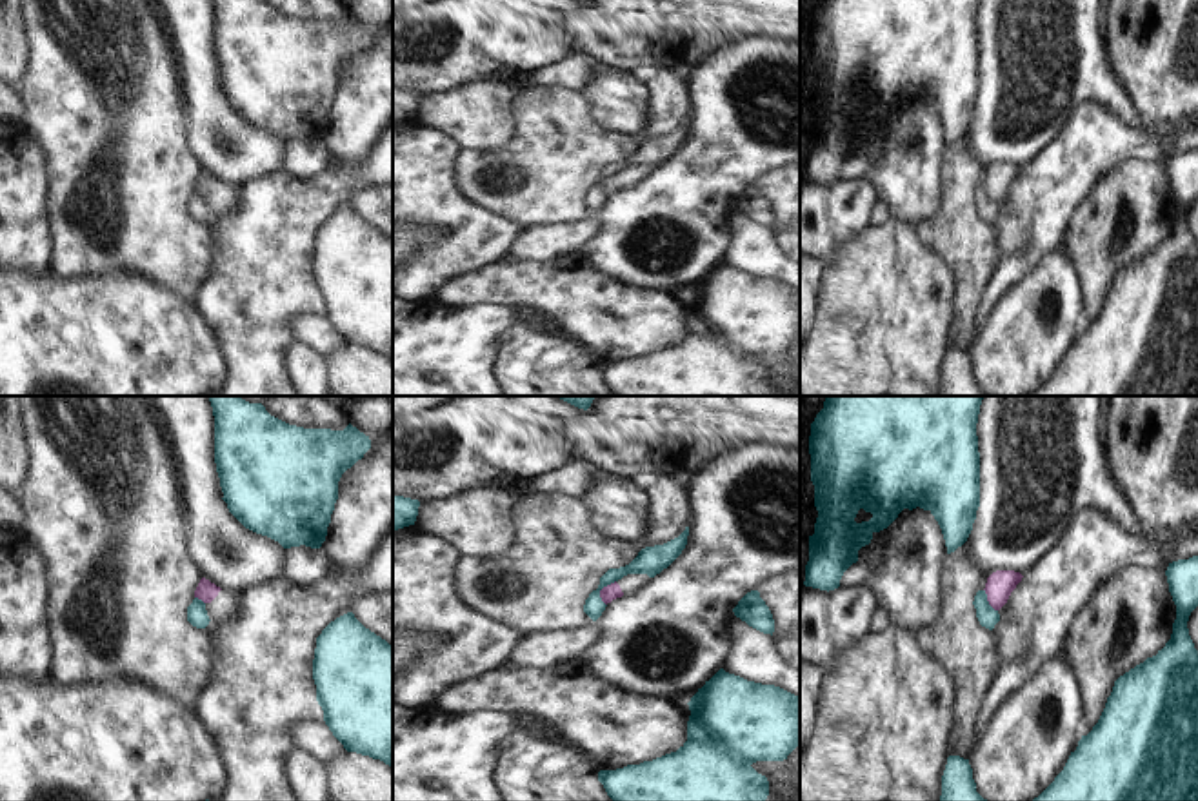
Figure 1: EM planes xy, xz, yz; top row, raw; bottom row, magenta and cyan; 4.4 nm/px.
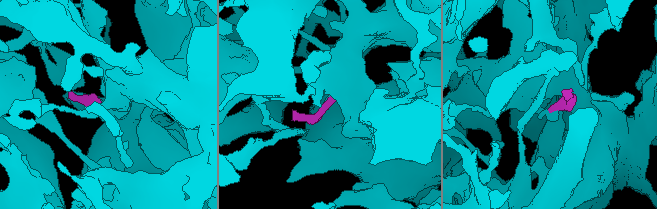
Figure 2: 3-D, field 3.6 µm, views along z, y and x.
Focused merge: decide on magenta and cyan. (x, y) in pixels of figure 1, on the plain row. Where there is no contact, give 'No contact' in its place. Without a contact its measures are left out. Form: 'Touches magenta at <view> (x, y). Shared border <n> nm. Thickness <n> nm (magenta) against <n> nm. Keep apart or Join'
Touches magenta at xz (600, 184). Shared border 130 nm. Thickness 70 nm (magenta) against 110 nm. Keep apart

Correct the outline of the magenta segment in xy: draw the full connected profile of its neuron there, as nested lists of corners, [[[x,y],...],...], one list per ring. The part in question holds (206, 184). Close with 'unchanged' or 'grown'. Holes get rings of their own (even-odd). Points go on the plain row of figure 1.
[[[205,171],[200,173],[195,191],[205,196],[207,209],[215,218],[227,216],[238,209],[236,189],[222,183]]]; grown

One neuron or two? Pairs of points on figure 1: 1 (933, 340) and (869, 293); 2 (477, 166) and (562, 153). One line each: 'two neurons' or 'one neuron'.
1: one neuron
2: one neuron

